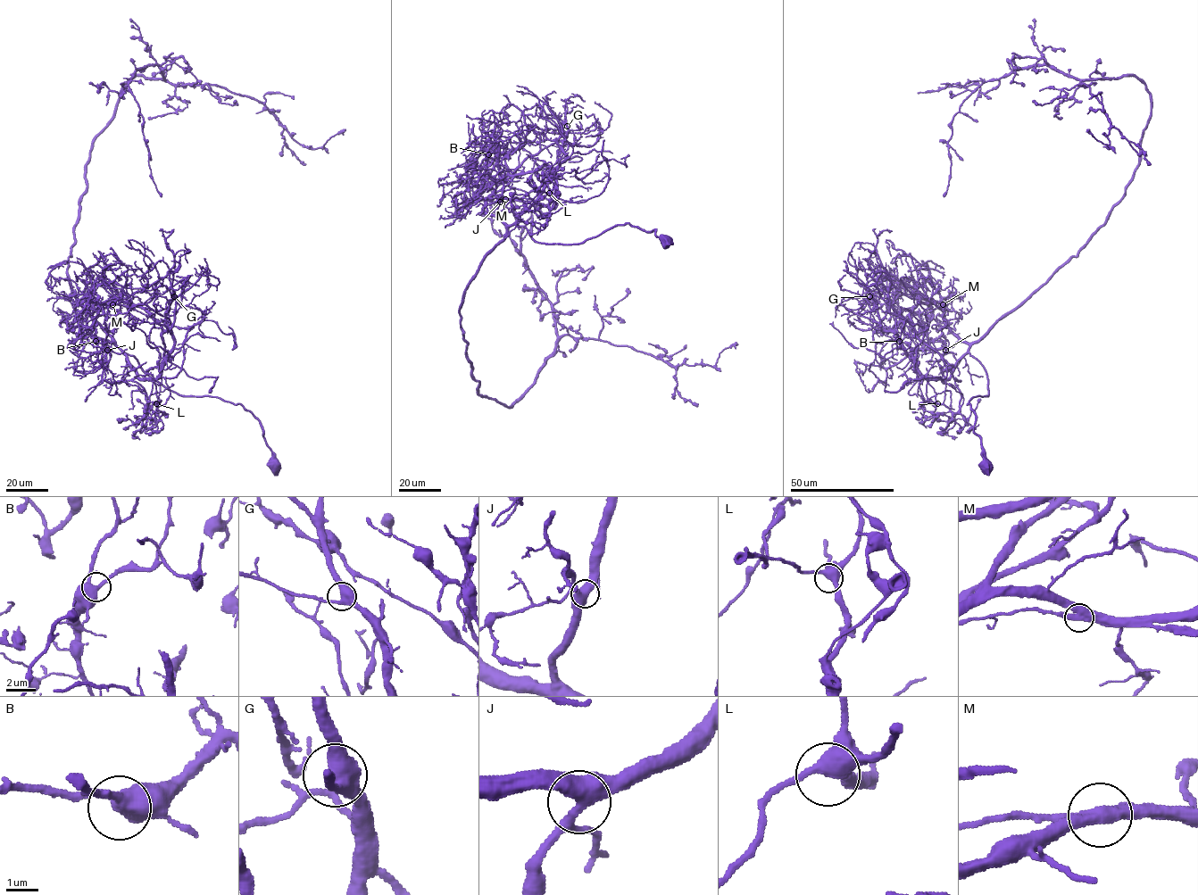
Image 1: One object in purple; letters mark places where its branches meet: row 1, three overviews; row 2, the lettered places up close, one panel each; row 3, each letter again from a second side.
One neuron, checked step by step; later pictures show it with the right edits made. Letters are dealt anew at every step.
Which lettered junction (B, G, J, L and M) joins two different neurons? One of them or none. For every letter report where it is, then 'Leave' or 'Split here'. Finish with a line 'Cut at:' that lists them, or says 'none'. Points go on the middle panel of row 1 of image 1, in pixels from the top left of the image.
B: Place: (488, 154). Leave
G: Place: (567, 126). Leave
J: Place: (500, 202). Leave
L: Place: (549, 193). Leave
M: Place: (505, 199). Split here
Cut at: M

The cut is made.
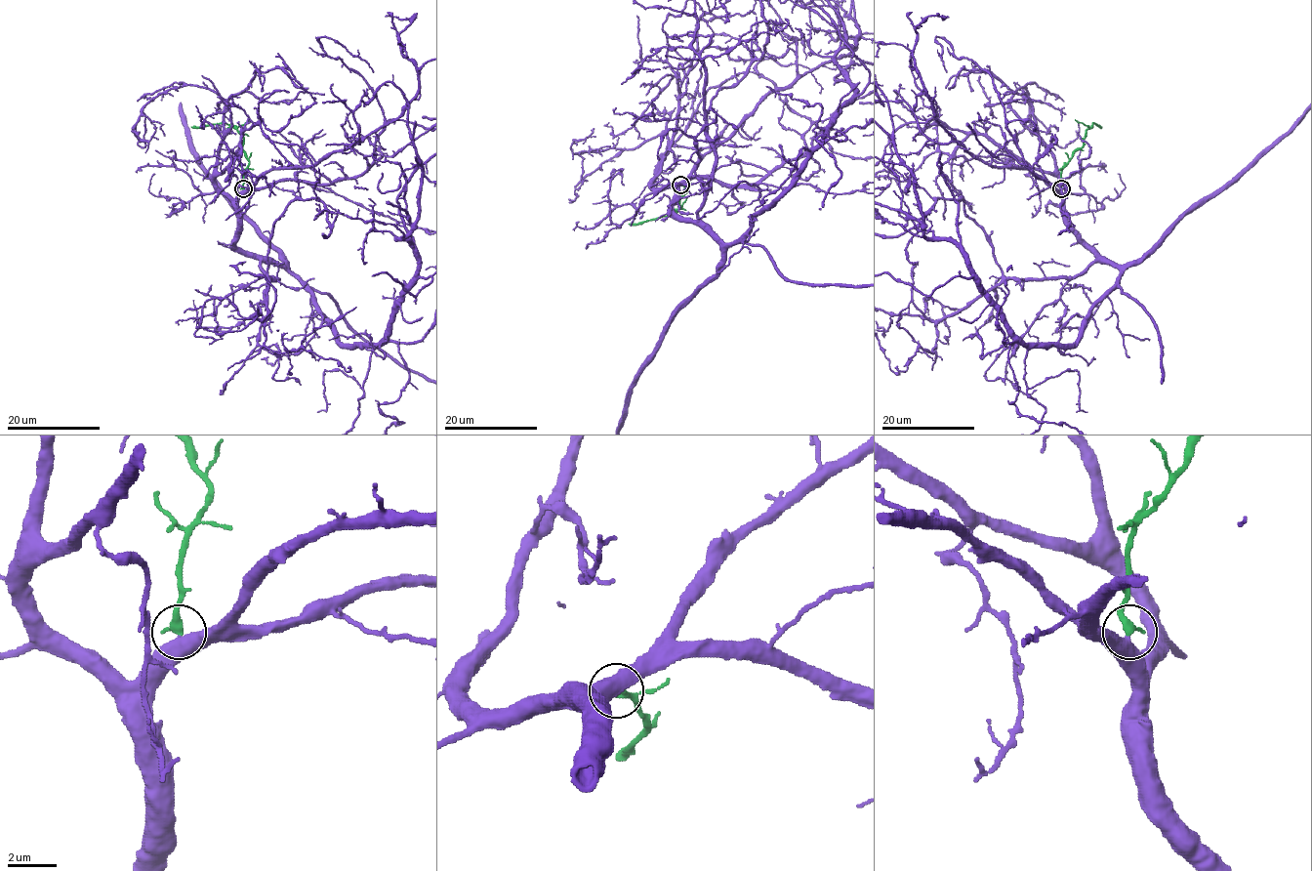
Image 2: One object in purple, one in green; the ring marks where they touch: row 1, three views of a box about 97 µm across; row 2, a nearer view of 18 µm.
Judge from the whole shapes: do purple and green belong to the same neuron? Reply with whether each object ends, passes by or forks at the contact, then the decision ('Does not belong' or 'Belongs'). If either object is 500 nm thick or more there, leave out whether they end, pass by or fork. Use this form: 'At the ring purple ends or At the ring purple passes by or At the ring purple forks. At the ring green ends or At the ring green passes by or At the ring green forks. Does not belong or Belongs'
At the ring purple passes by. At the ring green ends. Belongs

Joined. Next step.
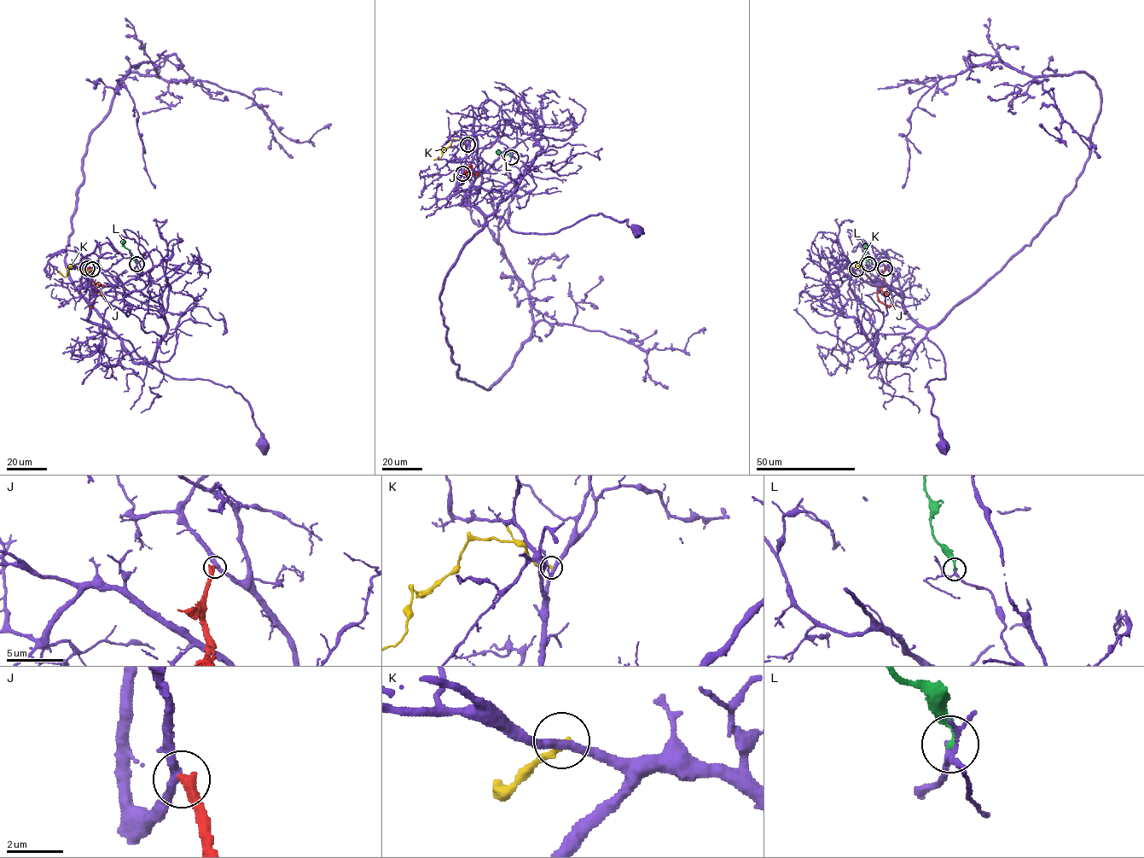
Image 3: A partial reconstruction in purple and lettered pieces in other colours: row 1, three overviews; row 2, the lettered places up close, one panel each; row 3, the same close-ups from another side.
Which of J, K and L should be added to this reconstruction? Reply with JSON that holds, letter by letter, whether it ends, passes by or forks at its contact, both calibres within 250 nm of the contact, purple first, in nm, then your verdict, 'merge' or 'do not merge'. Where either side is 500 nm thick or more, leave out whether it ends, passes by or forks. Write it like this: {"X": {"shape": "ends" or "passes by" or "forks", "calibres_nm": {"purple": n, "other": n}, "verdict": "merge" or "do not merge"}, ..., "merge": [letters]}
{"J": {"shape": "ends", "calibres_nm": {"purple": 320, "other": 400}, "verdict": "do not merge"}, "K": {"shape": "ends", "calibres_nm": {"purple": 320, "other": 220}, "verdict": "do not merge"}, "L": {"shape": "ends", "calibres_nm": {"purple": 160, "other": 200}, "verdict": "do not merge"}, "merge": []}

